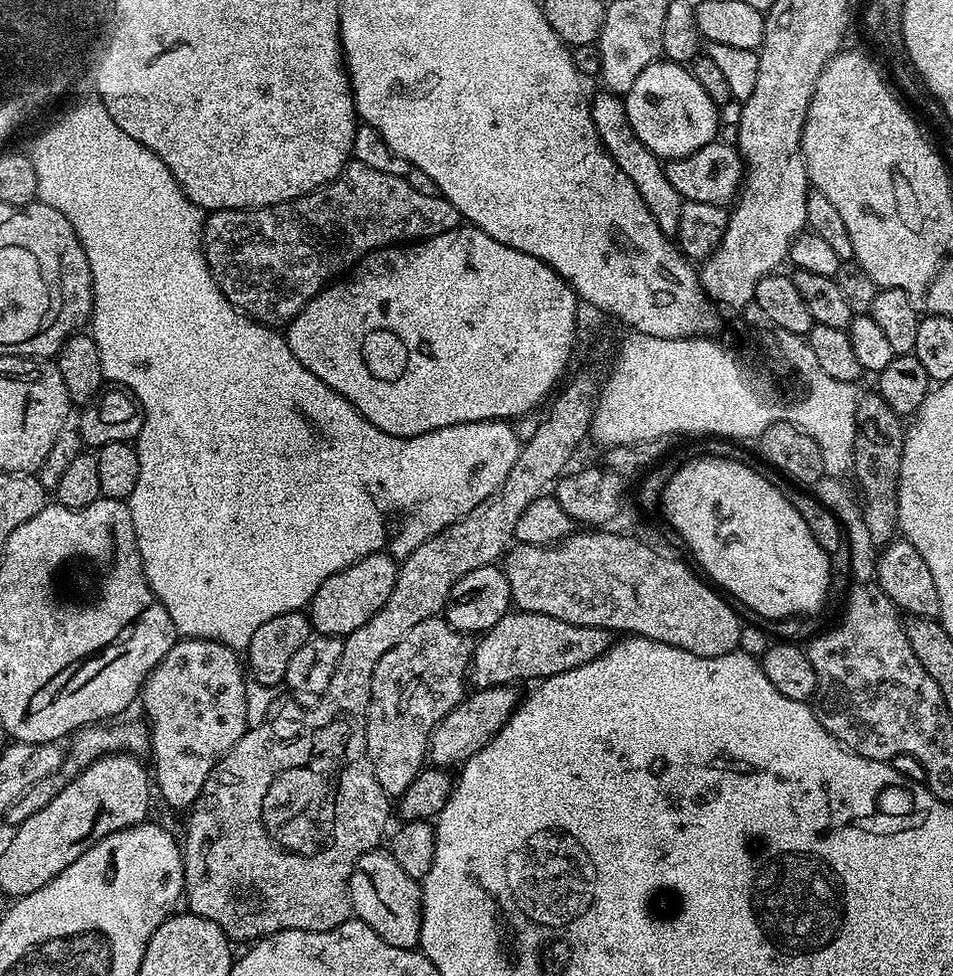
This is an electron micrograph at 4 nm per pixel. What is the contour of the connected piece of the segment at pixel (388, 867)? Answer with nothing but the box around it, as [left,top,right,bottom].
[348,847,421,948]

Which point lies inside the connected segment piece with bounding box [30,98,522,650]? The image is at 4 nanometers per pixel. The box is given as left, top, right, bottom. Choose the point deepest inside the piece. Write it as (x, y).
(260, 482)

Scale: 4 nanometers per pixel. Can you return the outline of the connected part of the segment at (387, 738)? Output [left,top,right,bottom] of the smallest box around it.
[366,615,474,798]

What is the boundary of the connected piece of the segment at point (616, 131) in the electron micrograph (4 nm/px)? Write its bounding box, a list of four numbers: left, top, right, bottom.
[590,90,684,237]

